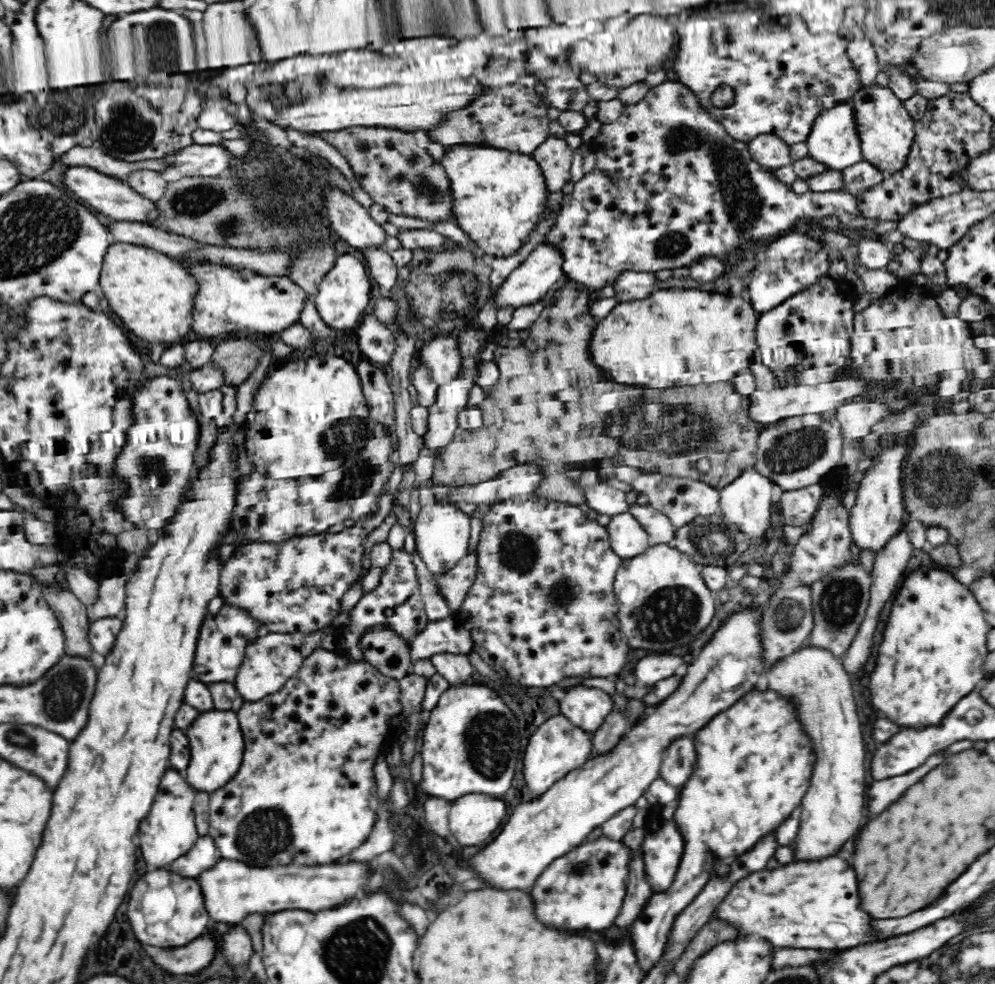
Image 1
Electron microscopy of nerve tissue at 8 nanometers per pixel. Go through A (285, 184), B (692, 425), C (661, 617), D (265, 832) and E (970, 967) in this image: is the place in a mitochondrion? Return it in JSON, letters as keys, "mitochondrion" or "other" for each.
{"A":"other","B":"mitochondrion","C":"mitochondrion","D":"mitochondrion","E":"mitochondrion"}

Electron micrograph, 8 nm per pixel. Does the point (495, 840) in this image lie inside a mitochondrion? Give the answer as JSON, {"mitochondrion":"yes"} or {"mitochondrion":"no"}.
{"mitochondrion":"no"}

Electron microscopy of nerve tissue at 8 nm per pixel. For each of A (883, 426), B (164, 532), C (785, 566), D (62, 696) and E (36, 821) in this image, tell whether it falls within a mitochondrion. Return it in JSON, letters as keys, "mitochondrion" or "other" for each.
{"A":"other","B":"other","C":"other","D":"mitochondrion","E":"other"}

